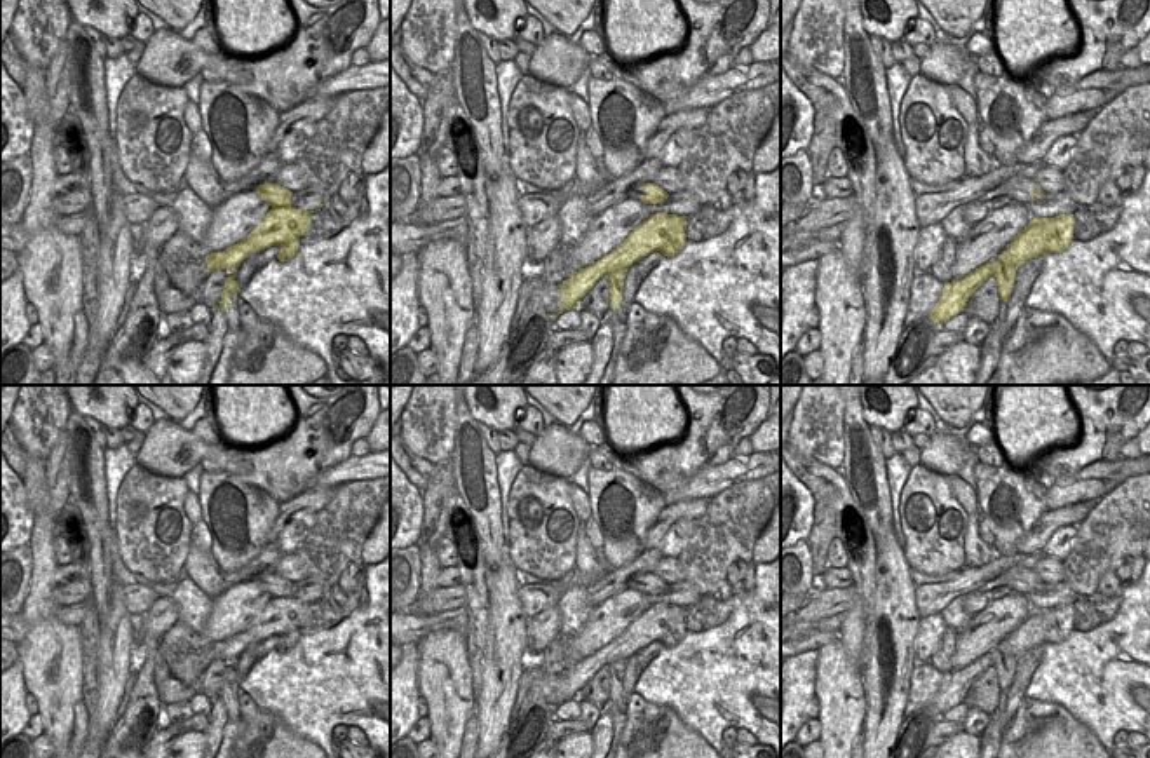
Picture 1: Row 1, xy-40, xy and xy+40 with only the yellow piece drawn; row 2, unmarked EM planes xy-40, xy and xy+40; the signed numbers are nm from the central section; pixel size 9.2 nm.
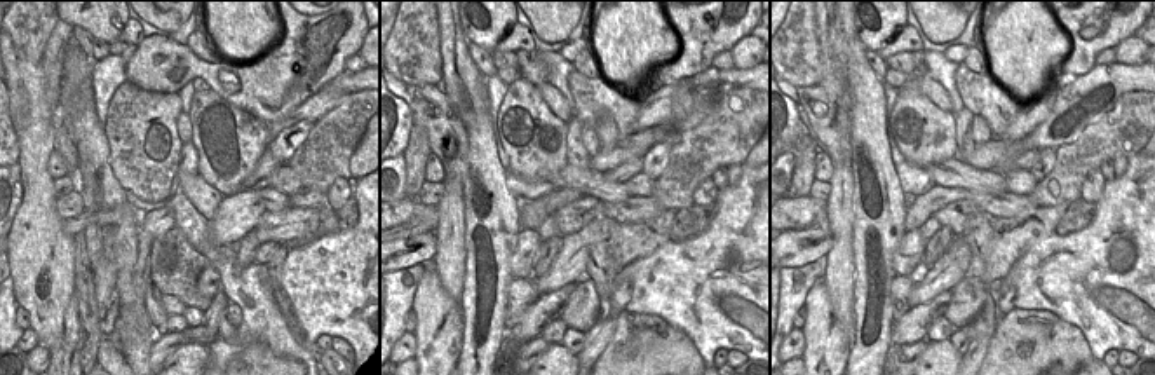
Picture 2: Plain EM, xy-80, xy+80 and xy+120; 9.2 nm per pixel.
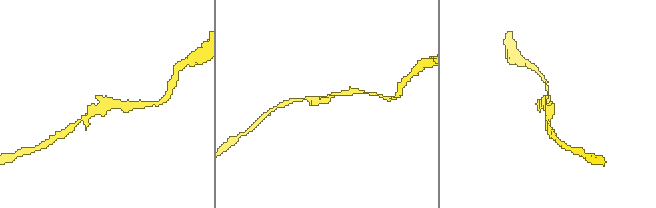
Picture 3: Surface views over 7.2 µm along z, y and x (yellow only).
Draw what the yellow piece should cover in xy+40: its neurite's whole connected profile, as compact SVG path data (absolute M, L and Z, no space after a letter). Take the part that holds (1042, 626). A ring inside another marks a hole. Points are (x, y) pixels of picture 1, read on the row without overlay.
M1073 605L1033 608L1030 615L998 645L998 653L986 652L964 669L944 674L944 683L930 700L930 709L941 718L950 707L965 700L972 683L995 667L1002 692L1012 685L1016 660L1025 652L1047 643L1065 641L1073 627Z

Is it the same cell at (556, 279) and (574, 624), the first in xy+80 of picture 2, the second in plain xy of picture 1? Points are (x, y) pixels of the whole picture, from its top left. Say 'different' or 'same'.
different

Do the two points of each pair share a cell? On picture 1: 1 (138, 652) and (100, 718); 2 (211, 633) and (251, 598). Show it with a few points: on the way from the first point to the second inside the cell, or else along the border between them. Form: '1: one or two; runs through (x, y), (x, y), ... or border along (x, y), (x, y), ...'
1: two; border along (133, 628), (129, 673)
2: one; runs through (222, 622), (241, 603)

